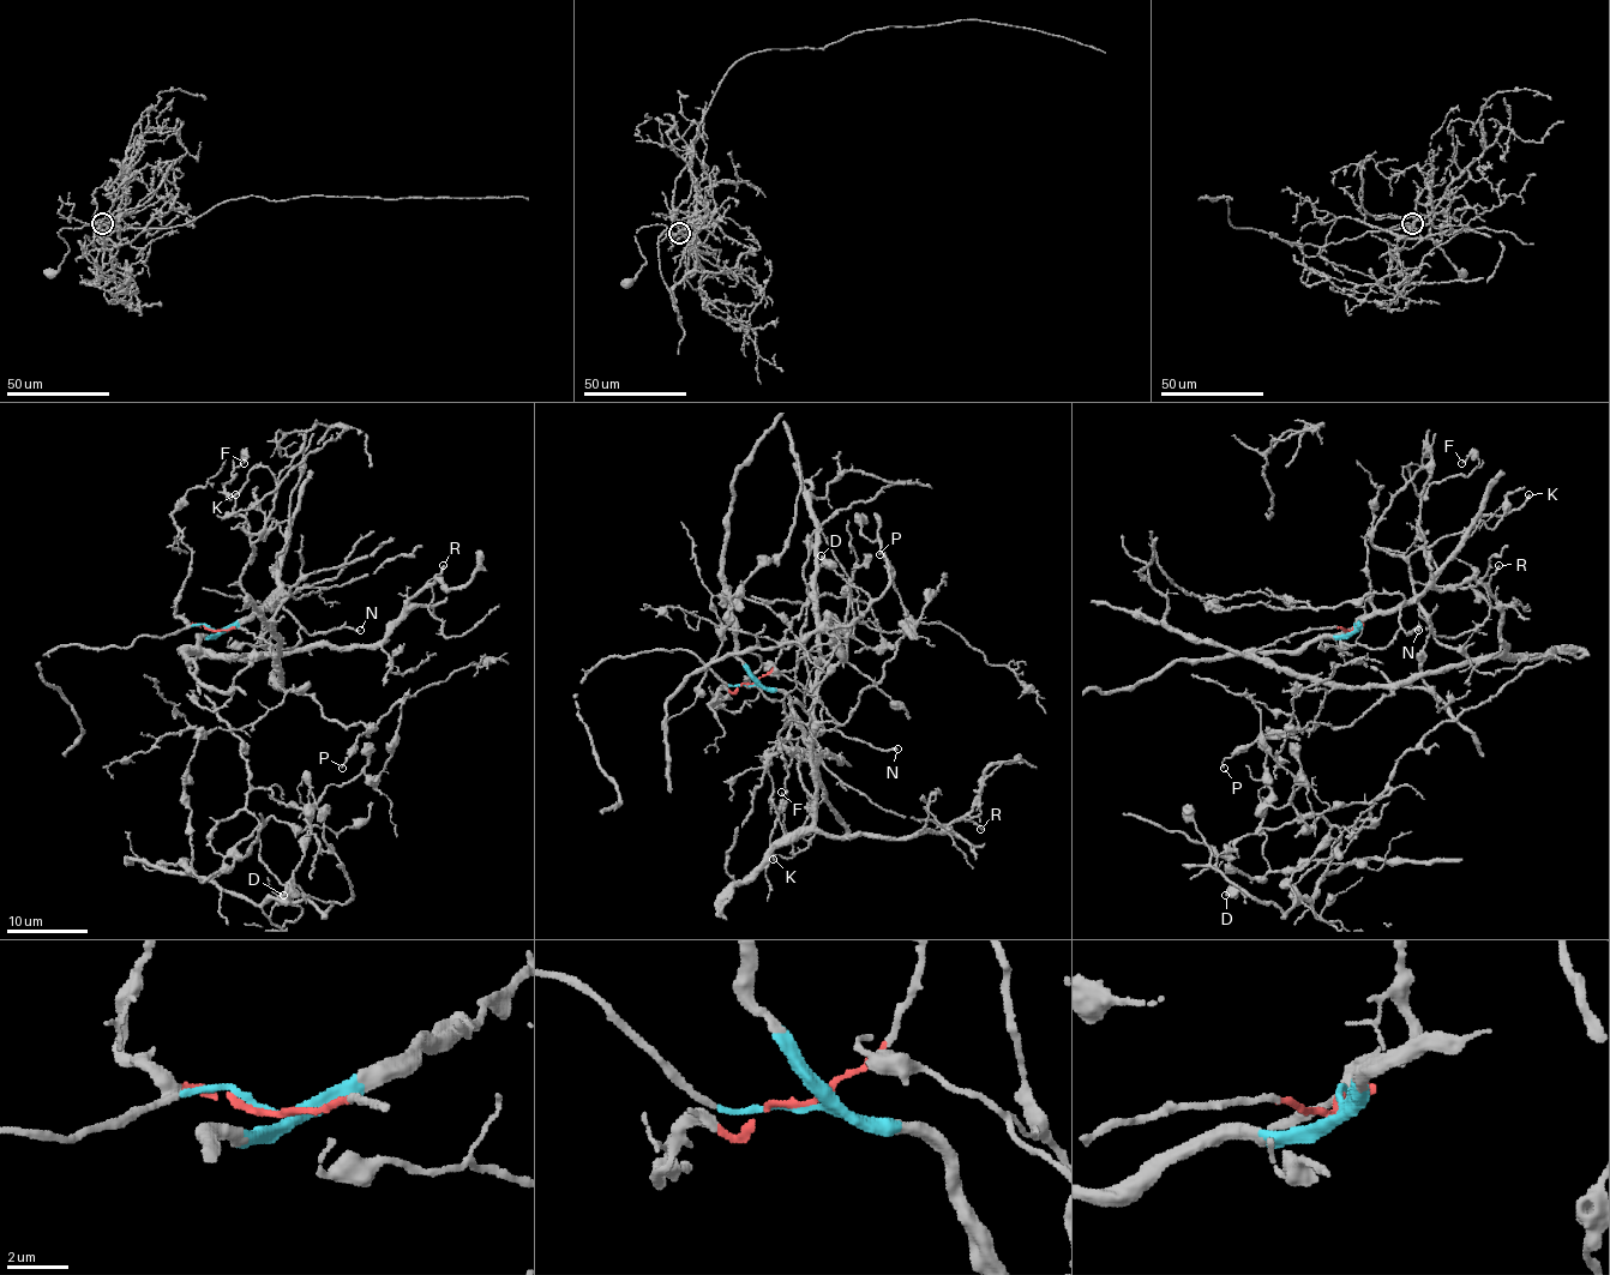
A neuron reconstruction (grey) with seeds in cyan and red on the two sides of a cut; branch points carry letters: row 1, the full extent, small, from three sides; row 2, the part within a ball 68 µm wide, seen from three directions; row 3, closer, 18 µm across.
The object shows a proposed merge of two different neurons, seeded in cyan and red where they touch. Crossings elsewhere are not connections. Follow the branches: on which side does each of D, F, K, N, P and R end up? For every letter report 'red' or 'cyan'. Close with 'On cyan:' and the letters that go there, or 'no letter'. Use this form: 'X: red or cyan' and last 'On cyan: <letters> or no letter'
D: red
F: red
K: red
N: cyan
P: red
R: red
On cyan: N

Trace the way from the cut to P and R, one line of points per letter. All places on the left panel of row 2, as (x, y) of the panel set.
P: (214, 630), (242, 627), (266, 639), (281, 691), (311, 697), (346, 727), (371, 729), (342, 768)
R: (214, 630), (242, 627), (266, 639), (278, 666), (277, 686), (277, 659), (301, 648), (374, 647), (443, 565)

